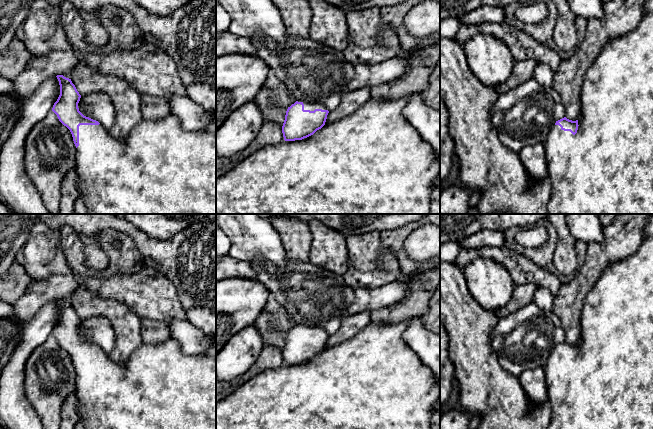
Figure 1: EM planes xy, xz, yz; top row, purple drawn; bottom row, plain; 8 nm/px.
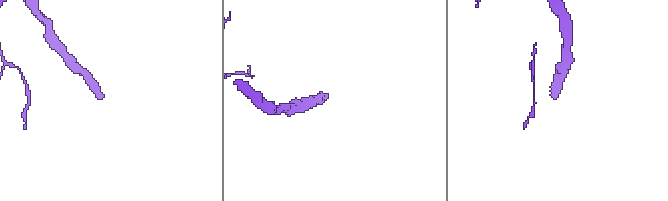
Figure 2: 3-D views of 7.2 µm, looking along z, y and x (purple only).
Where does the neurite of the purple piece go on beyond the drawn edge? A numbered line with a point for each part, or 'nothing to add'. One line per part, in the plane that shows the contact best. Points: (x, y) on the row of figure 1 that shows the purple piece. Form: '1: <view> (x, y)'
1: xz (373, 162)

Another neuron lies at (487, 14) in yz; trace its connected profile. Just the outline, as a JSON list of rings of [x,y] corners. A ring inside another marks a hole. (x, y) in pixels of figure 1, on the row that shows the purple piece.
[[[485,5],[462,16],[458,21],[466,25],[478,25],[482,23],[501,24],[503,20],[504,10],[502,7]]]

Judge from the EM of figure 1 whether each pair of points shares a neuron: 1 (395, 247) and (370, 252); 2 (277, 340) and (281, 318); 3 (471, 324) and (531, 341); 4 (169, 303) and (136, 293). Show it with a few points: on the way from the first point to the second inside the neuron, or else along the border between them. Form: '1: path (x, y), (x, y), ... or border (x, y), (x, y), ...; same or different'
1: border (379, 232), (380, 251), (384, 255); different
2: path (277, 335), (277, 323); same
3: border (498, 318), (490, 334), (491, 347), (495, 353); different
4: path (161, 302), (154, 296), (144, 293); same

